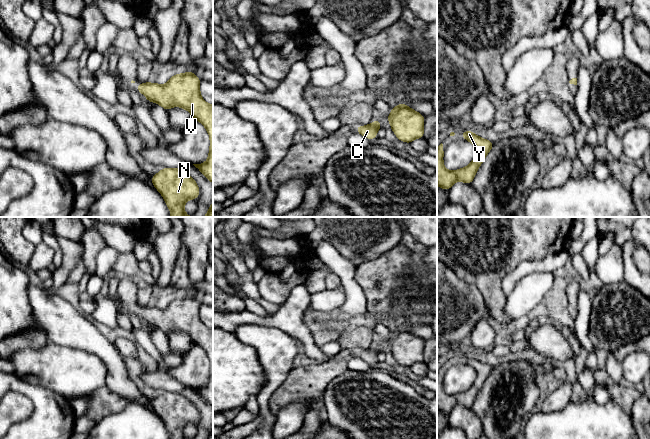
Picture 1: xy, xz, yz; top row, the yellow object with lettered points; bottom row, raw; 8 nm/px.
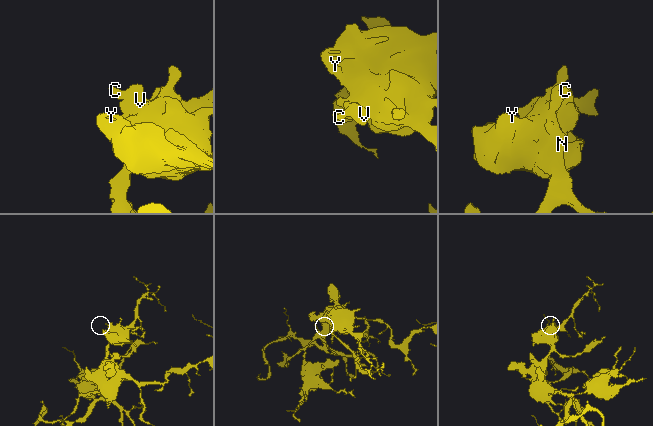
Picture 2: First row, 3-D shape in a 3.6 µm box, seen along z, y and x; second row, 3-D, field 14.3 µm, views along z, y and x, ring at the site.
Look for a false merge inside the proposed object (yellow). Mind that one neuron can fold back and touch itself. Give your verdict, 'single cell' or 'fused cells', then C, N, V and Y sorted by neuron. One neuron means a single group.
single cell; groups C N V Y

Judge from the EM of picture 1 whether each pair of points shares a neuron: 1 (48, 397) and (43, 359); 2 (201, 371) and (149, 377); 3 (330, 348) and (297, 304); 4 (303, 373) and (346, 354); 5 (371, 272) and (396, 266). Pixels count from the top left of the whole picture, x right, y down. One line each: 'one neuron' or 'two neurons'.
1: two neurons
2: two neurons
3: two neurons
4: one neuron
5: one neuron

